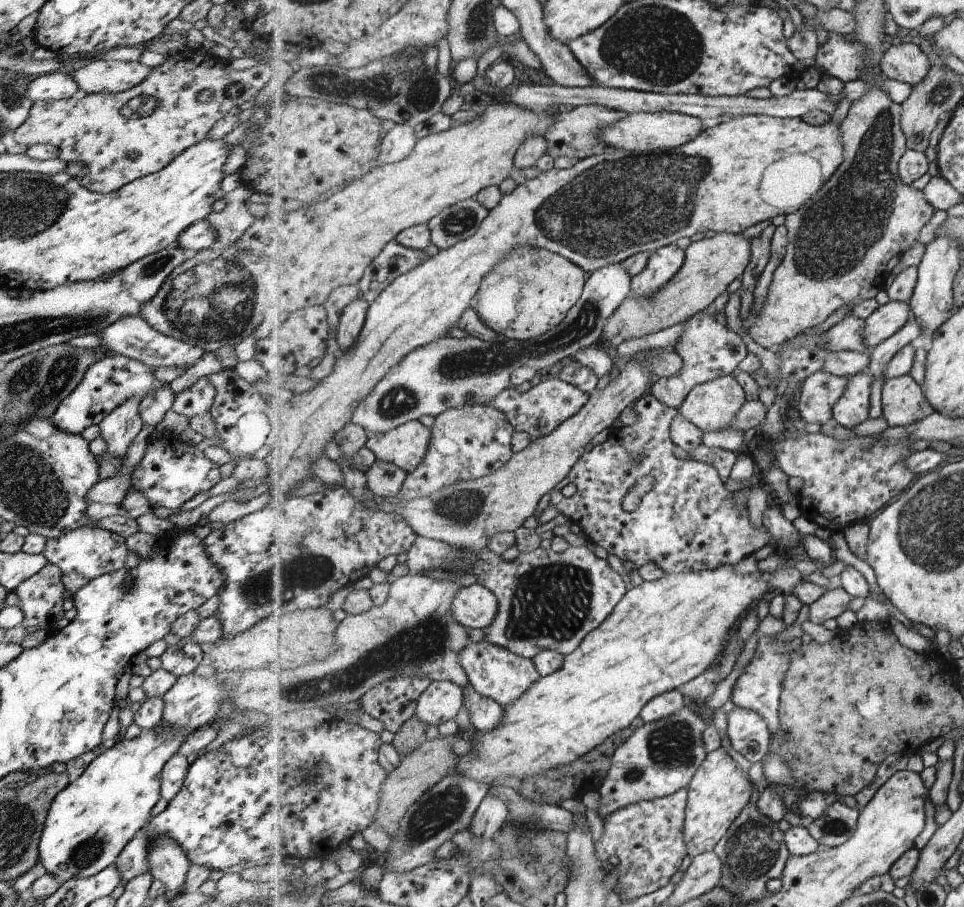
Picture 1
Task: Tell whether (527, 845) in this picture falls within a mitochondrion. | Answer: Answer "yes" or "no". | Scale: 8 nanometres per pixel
yes

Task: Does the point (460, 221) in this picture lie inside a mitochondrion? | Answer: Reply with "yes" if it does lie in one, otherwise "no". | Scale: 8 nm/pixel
yes

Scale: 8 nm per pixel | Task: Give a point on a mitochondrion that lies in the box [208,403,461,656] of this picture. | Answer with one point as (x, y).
(259, 588)

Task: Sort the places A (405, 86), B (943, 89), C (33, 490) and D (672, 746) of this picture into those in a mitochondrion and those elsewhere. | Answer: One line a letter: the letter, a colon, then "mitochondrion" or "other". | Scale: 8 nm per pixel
A: mitochondrion
B: mitochondrion
C: mitochondrion
D: mitochondrion

